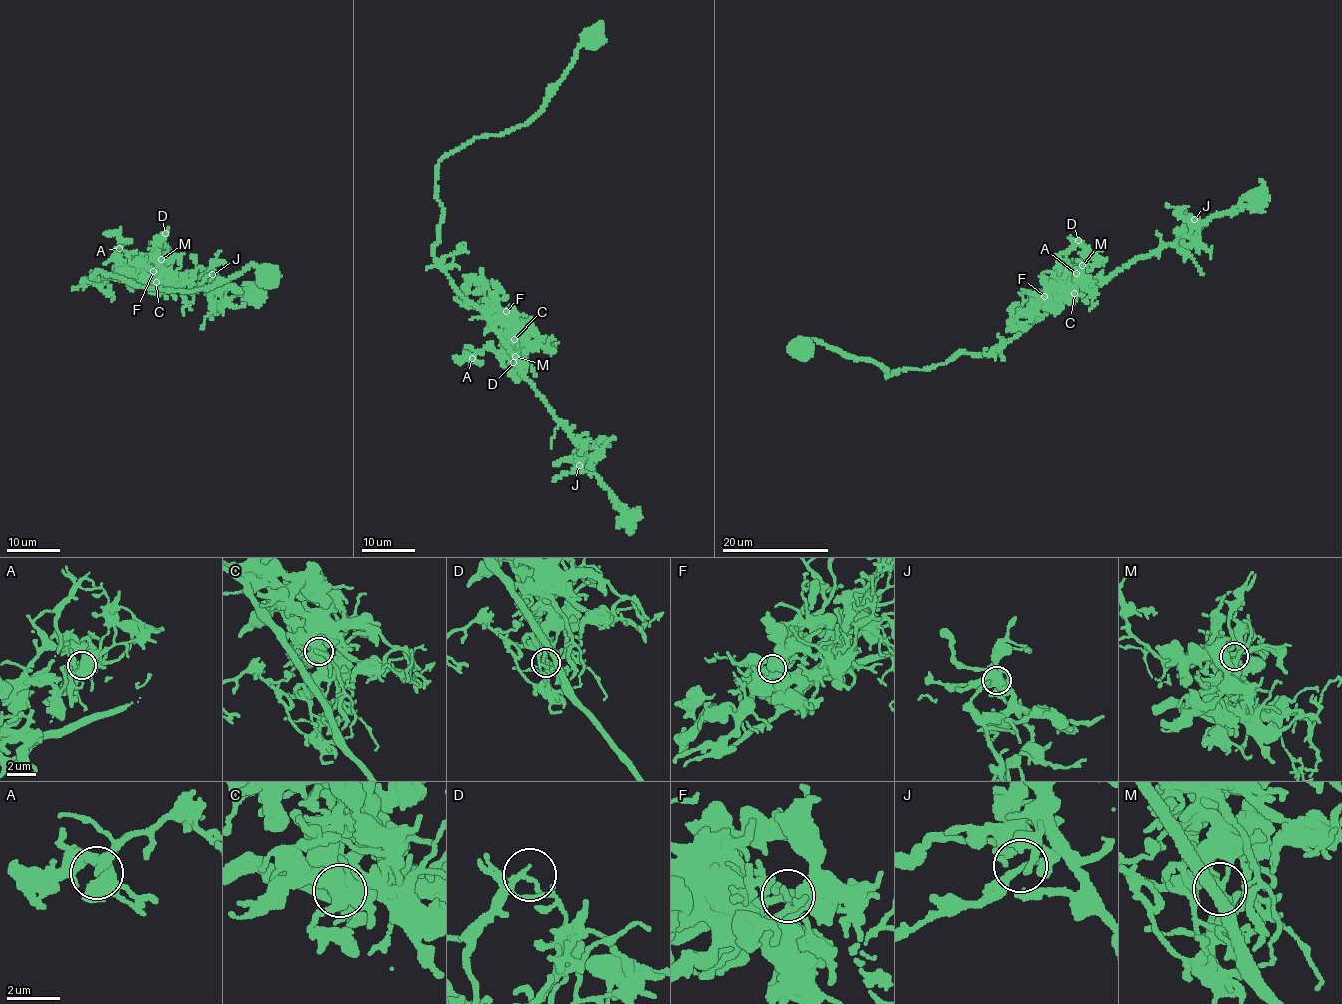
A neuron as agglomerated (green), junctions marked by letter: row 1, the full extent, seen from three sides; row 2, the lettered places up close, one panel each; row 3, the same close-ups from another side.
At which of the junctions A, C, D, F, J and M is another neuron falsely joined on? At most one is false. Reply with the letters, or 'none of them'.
M

